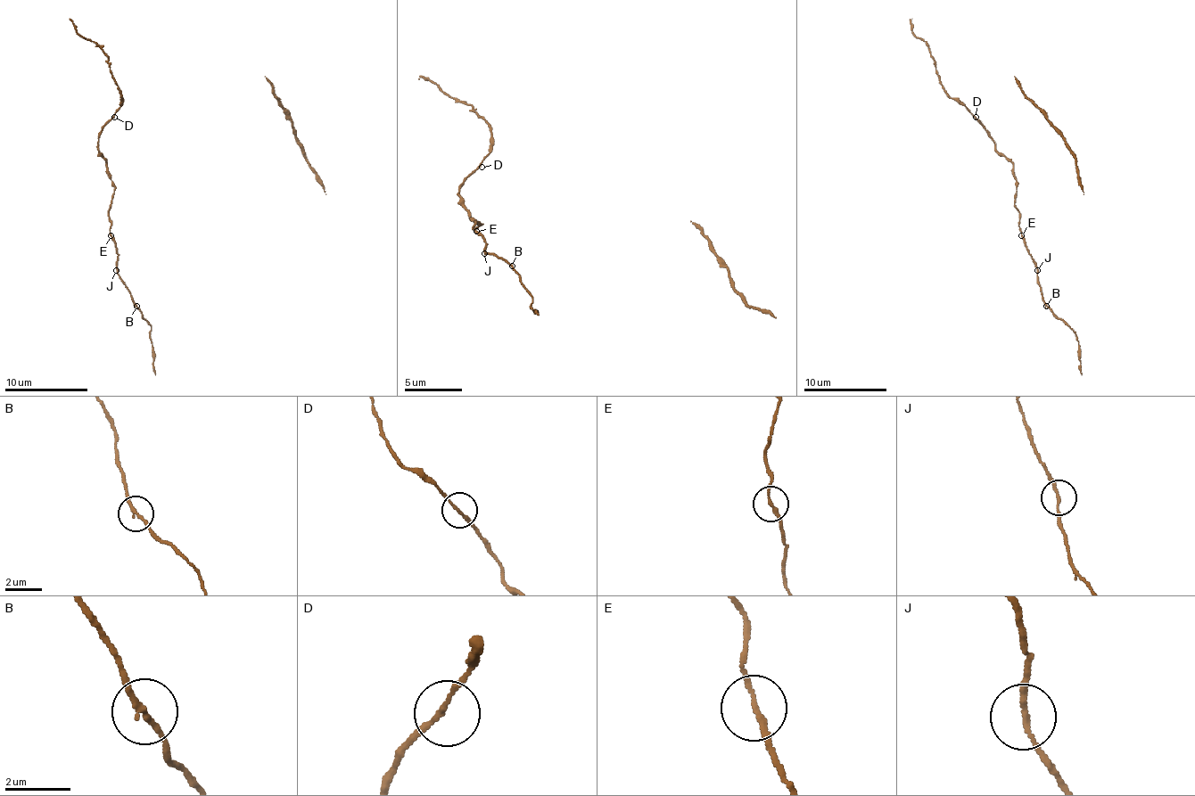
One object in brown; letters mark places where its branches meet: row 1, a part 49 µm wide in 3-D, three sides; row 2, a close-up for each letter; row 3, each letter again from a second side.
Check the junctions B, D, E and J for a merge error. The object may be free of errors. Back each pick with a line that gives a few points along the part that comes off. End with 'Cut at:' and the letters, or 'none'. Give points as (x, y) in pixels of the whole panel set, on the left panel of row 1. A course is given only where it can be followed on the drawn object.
Cut at: none

